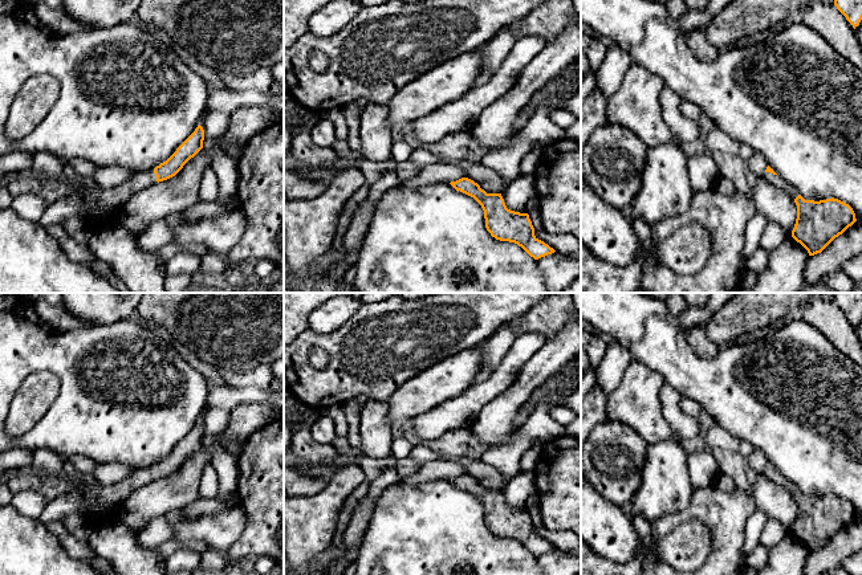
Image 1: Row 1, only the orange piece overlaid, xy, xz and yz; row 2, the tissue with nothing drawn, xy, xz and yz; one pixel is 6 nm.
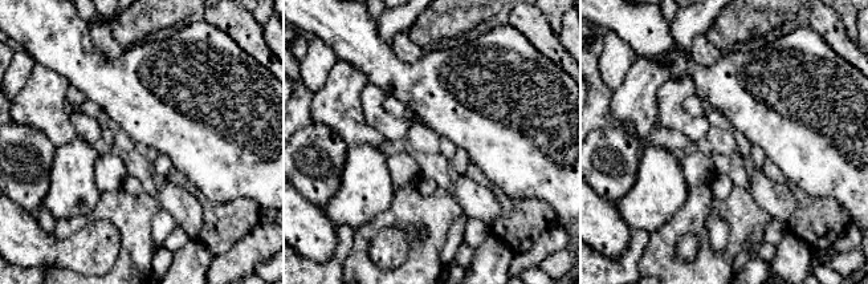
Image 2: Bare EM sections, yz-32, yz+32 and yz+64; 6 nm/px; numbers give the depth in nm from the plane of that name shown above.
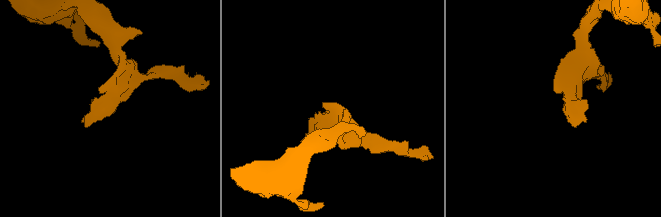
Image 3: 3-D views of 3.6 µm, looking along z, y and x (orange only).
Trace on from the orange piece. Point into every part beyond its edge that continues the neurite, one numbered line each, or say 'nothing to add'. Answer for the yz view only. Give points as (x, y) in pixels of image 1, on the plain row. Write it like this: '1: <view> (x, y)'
1: yz (776, 477)

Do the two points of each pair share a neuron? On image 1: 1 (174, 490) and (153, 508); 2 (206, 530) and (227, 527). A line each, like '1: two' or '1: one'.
1: one
2: one

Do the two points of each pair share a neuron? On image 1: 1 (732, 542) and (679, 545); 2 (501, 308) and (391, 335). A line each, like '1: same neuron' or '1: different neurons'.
1: different neurons
2: same neuron

